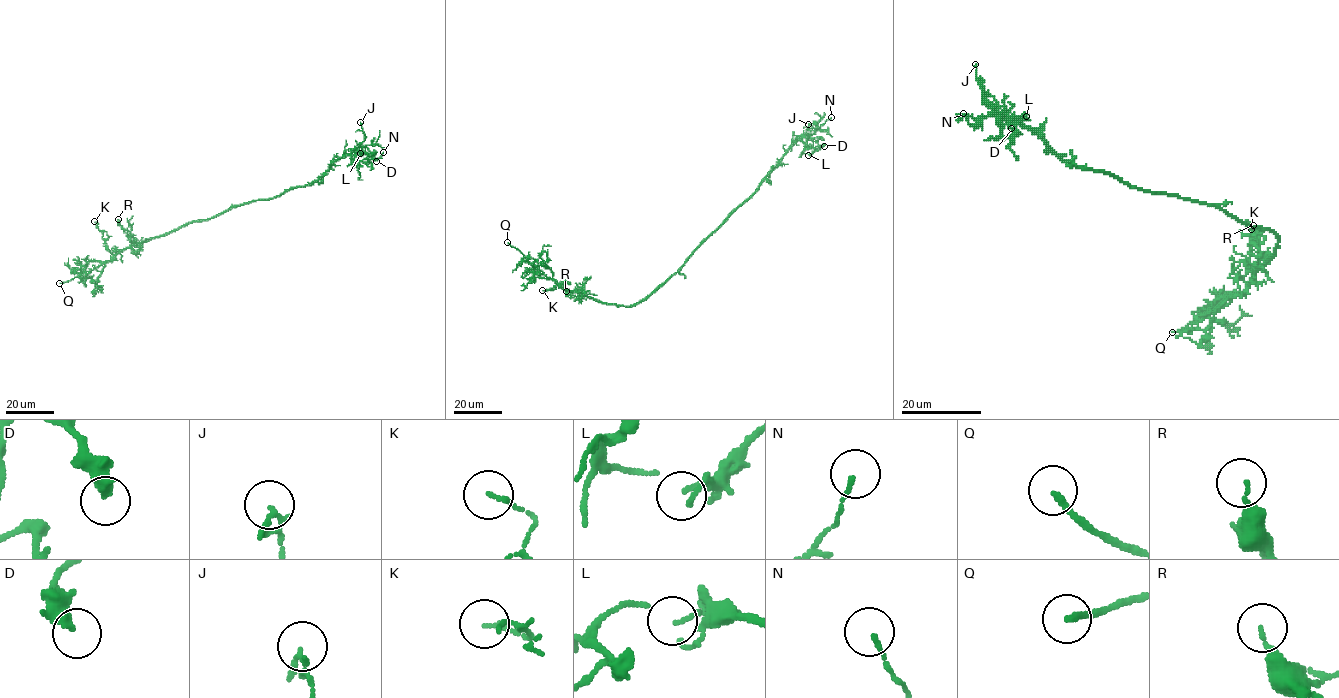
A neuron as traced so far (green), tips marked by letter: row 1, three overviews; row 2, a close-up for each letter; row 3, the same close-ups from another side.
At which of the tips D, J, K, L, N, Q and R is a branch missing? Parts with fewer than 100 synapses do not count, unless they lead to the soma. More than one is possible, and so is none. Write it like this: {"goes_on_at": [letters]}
{"goes_on_at": ["Q"]}

